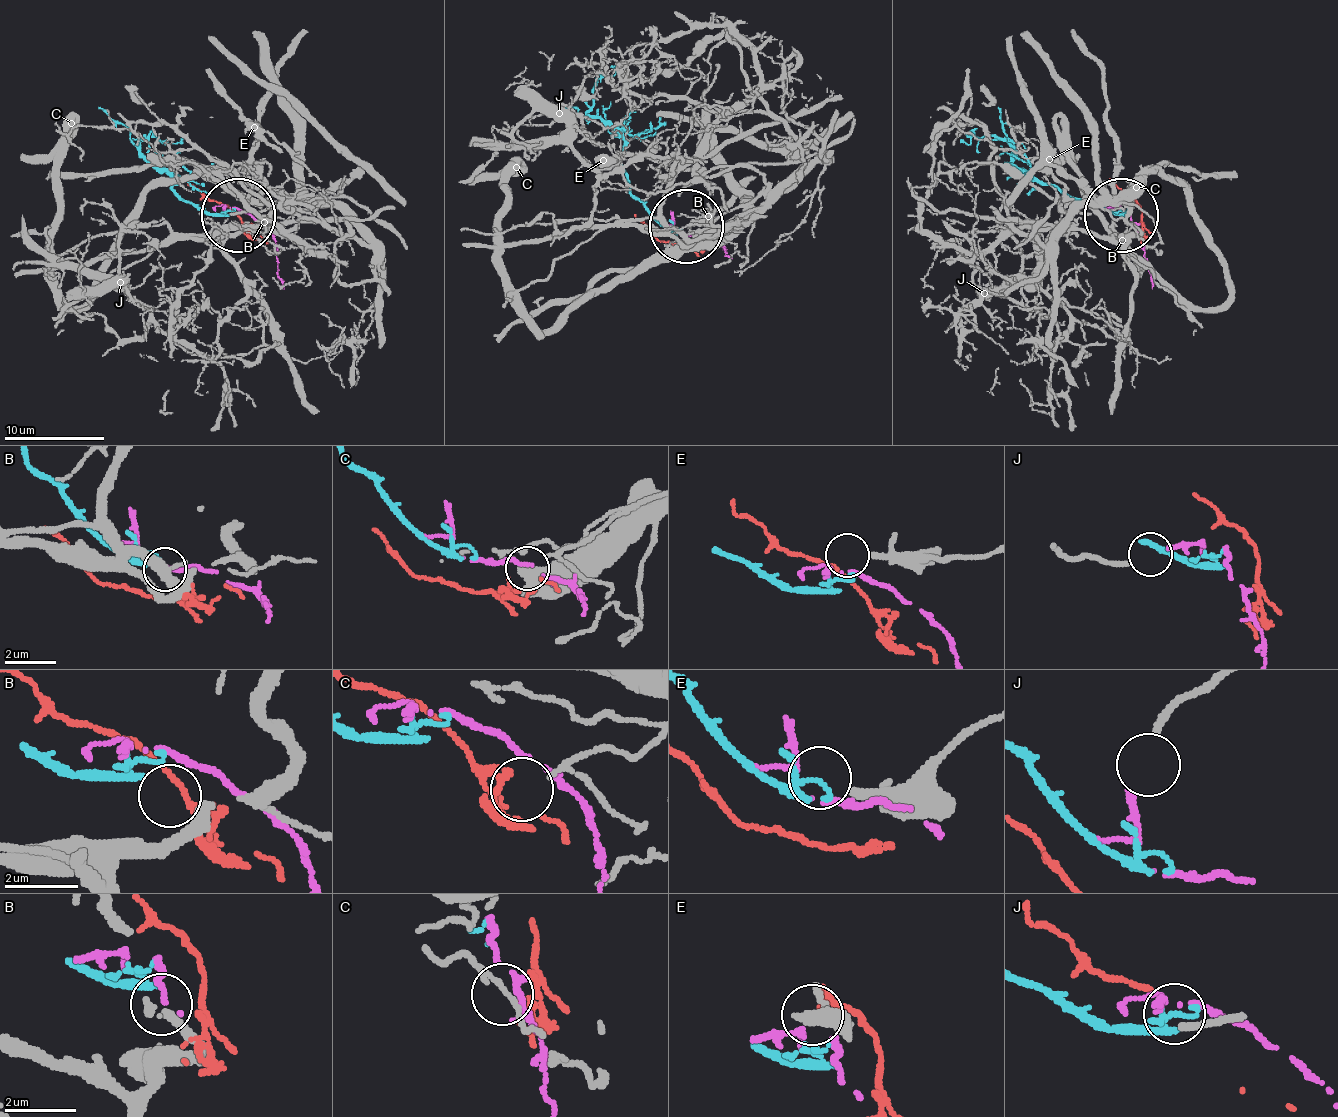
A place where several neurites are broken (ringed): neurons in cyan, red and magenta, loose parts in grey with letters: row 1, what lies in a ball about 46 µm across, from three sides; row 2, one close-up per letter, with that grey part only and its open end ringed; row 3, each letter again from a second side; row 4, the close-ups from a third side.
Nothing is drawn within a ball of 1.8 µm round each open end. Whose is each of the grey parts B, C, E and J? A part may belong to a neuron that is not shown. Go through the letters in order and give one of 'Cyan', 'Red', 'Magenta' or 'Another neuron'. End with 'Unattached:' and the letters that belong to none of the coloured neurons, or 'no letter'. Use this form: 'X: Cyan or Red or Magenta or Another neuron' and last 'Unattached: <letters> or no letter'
B: Cyan
C: Red
E: Another neuron
J: Magenta
Unattached: E

